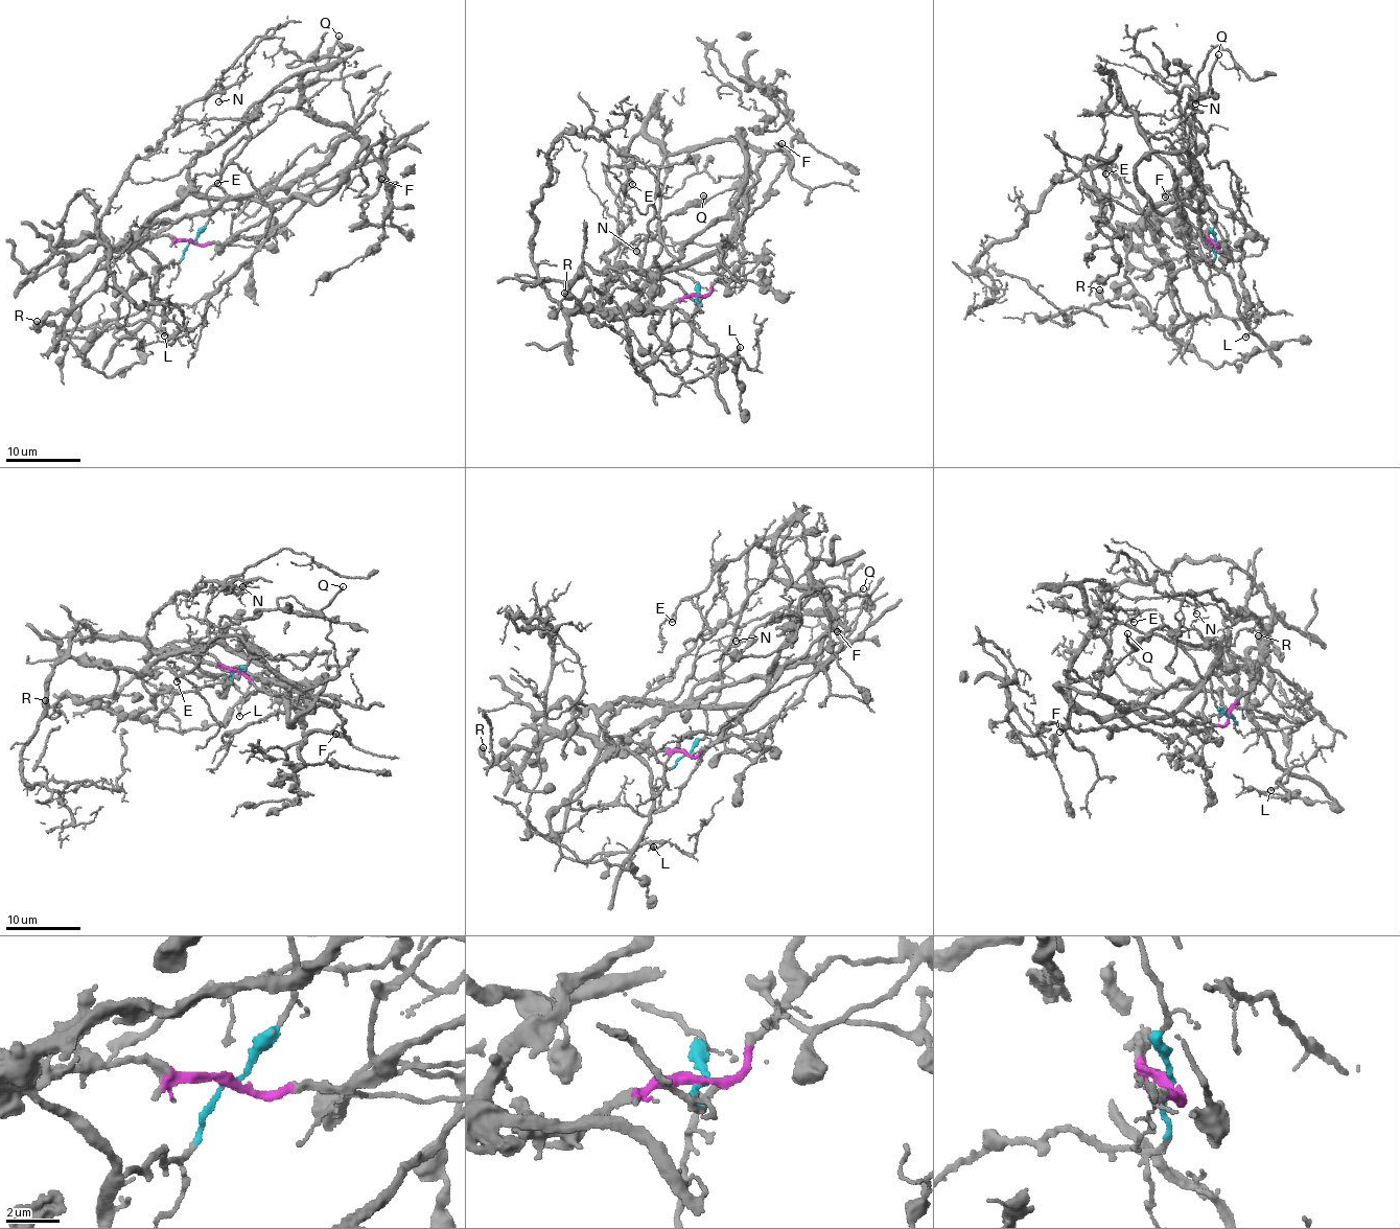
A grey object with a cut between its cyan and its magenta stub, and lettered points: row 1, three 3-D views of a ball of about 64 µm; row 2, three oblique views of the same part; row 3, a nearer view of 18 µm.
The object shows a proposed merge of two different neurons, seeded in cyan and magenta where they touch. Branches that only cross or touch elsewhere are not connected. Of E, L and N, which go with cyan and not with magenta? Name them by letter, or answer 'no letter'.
E

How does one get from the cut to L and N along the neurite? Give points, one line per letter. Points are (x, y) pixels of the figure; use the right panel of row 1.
L: (1215, 241), (1207, 232), (1181, 235), (1222, 312), (1249, 320), (1258, 311), (1244, 338)
N: (1215, 241), (1208, 233), (1177, 232), (1177, 184), (1190, 155), (1179, 101), (1187, 86), (1194, 89), (1196, 103)

